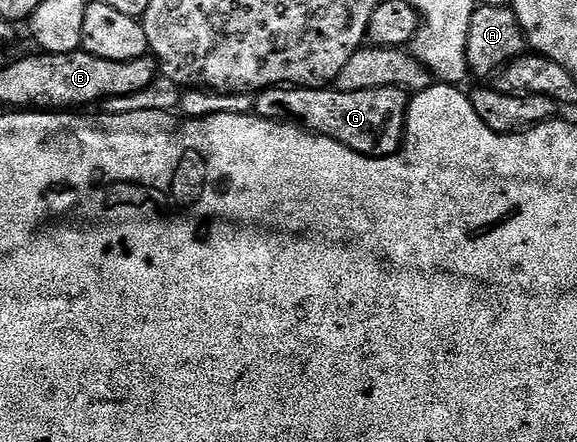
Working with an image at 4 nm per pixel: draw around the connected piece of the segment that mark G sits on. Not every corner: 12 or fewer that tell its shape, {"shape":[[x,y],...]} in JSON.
{"shape":[[267,87],[254,114],[394,155],[402,87]]}

